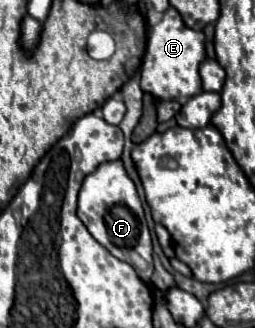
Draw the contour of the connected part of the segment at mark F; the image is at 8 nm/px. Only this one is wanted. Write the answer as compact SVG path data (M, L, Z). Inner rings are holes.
M110 160L100 164L94 172L84 178L82 190L78 194L78 218L86 224L90 234L110 250L118 260L128 262L132 266L134 258L142 258L146 264L154 264L152 260L152 238L146 226L142 202L136 192L136 184L126 174L122 160Z

